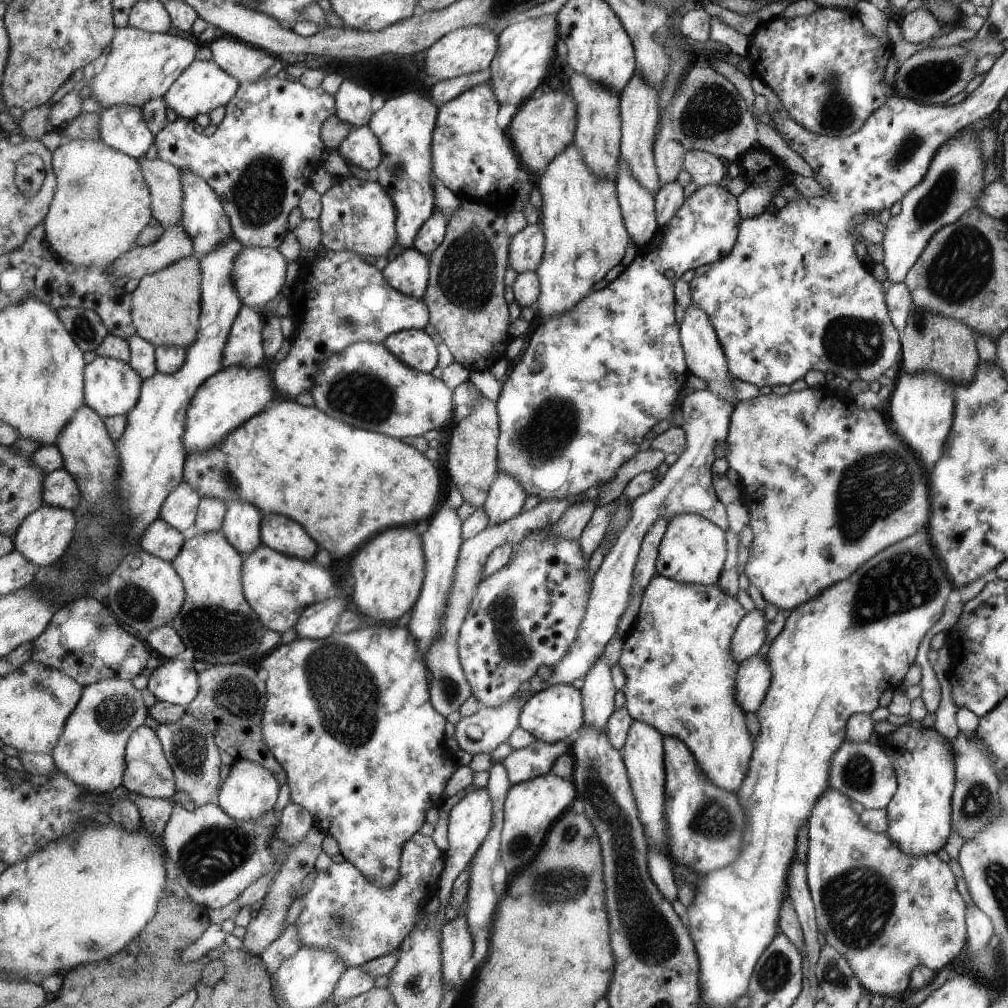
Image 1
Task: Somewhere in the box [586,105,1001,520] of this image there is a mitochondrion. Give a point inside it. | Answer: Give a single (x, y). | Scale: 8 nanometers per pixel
(959, 270)

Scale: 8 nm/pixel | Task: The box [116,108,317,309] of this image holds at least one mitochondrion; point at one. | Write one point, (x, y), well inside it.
(258, 194)

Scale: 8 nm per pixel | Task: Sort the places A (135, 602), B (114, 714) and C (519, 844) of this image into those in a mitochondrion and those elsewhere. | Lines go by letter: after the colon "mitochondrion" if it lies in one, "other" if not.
A: mitochondrion
B: mitochondrion
C: mitochondrion

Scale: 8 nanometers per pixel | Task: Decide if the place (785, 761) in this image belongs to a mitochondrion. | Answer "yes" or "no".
no

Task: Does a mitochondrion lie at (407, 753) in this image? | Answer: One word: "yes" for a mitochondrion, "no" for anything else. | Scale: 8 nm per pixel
no

